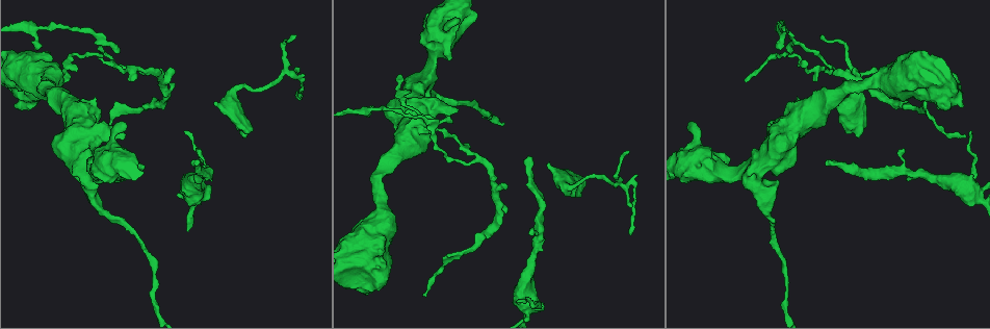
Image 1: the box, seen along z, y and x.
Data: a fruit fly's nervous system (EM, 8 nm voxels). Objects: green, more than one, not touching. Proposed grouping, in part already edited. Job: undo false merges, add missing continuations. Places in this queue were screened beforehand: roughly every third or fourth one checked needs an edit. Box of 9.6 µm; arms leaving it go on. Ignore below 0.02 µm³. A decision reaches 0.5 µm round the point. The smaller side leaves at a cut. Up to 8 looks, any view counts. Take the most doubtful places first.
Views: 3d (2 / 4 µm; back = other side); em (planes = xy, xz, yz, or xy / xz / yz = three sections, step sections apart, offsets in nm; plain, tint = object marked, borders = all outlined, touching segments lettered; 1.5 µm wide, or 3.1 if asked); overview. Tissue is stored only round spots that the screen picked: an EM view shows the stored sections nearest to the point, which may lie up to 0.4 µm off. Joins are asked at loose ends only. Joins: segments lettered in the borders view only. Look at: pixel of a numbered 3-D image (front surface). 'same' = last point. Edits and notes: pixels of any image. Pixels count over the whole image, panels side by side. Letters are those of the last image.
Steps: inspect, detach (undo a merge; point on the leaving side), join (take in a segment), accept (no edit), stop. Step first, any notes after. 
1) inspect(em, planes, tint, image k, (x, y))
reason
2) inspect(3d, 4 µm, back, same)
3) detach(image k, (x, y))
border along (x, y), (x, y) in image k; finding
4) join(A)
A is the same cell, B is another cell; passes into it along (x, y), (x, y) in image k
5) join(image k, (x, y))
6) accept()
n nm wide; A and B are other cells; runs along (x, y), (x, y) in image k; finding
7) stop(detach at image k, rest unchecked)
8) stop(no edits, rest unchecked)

inspect(em, xy, step 8, tint, image 1, (529, 158))
free end

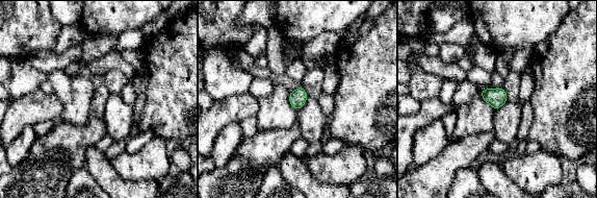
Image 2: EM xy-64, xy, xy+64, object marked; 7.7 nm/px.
inspect(em, planes, borders, same)

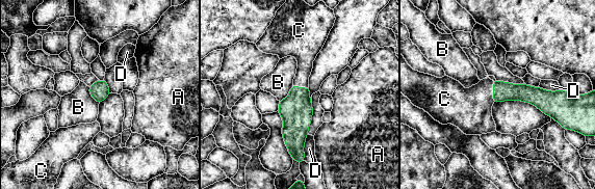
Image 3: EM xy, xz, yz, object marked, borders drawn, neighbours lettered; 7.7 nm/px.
join(C)
C is the same cell, A, B and D are other cells; the cell continues

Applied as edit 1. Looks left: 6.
inspect(overview)

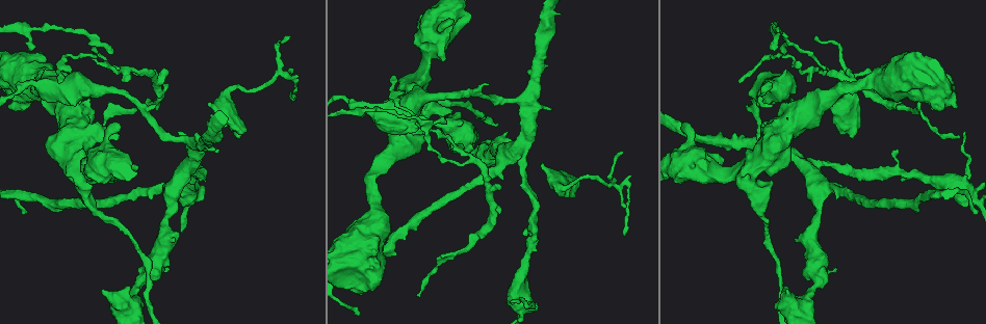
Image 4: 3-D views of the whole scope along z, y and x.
inspect(3d, 2 µm, image 4, (622, 234))
tapers out

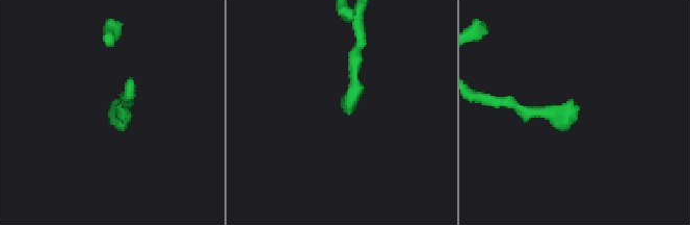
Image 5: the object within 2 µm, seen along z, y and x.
inspect(em, planes, tint, image 5, (112, 109))

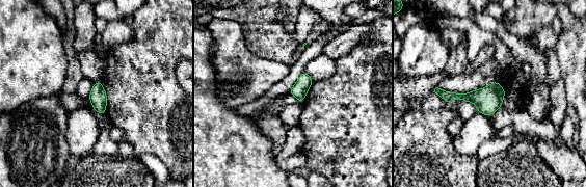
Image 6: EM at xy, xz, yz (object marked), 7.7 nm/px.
inspect(em, planes, borders, same)

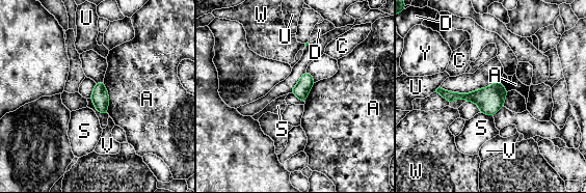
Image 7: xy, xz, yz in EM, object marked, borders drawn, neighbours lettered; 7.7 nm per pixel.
accept()
A, C, D, S, U, V, W and Y are other cells; no lettered segment goes on from it

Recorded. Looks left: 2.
stop(join at image 3, rest unchecked)

